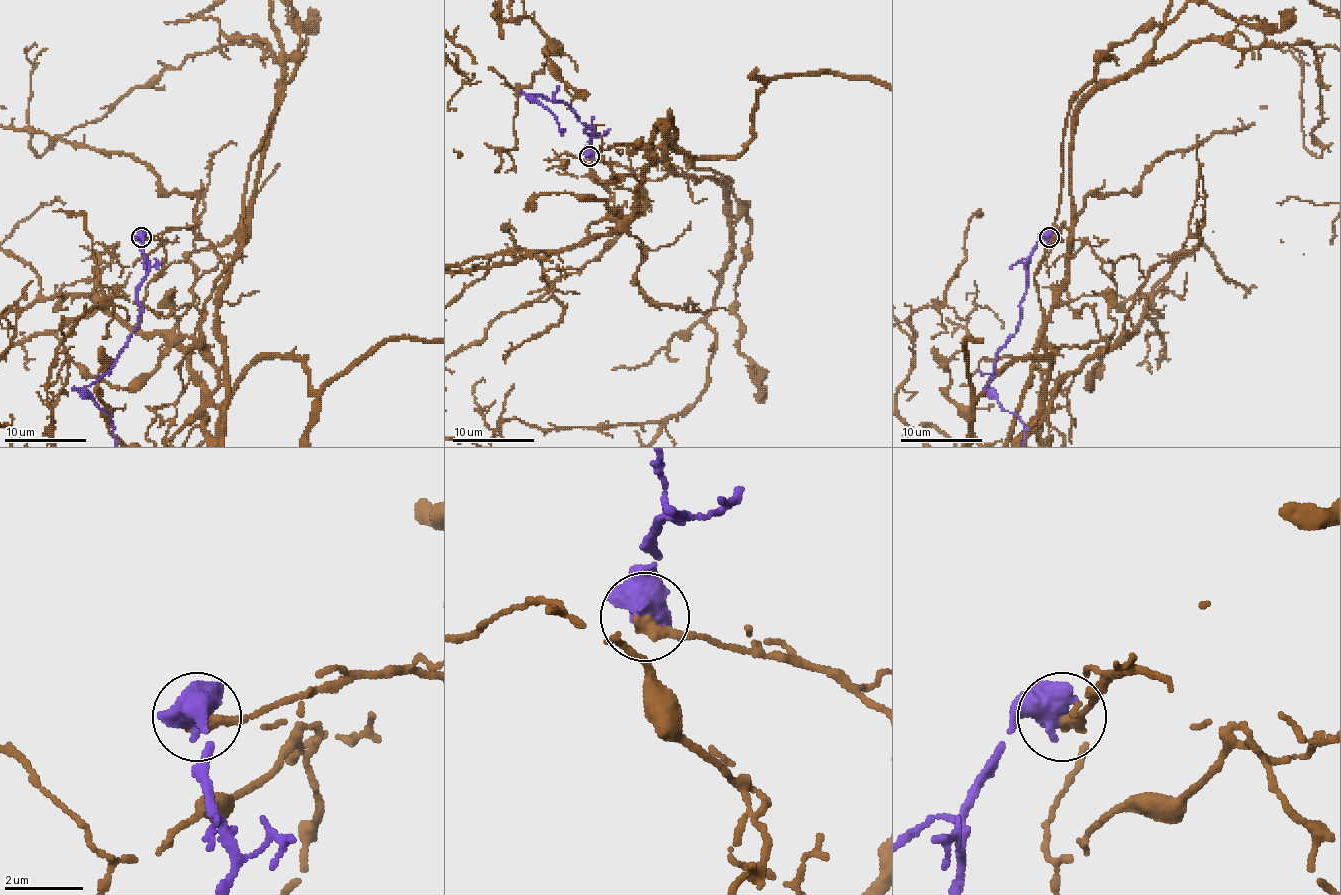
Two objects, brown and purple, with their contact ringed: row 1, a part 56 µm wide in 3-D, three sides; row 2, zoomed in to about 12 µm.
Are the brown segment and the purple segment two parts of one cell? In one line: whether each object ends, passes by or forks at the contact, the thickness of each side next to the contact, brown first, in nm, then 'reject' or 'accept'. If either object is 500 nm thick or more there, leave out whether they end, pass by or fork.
360 nm thick on the brown side, 800 nm on the other; reject

